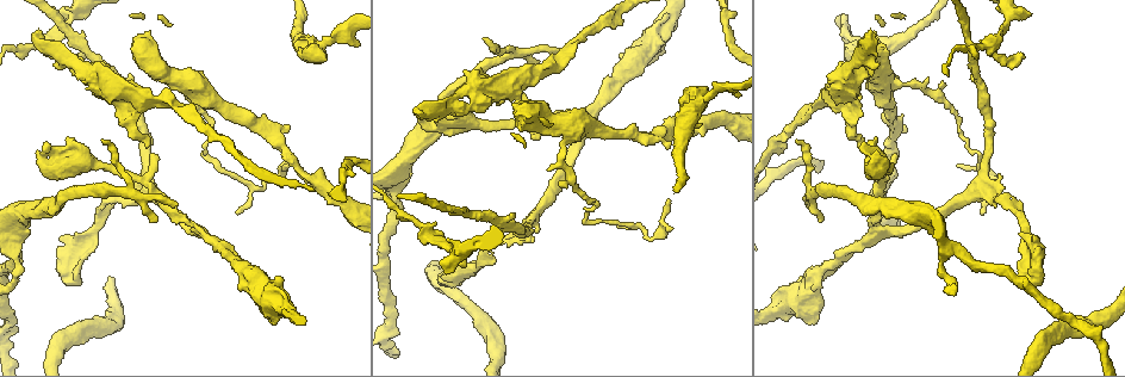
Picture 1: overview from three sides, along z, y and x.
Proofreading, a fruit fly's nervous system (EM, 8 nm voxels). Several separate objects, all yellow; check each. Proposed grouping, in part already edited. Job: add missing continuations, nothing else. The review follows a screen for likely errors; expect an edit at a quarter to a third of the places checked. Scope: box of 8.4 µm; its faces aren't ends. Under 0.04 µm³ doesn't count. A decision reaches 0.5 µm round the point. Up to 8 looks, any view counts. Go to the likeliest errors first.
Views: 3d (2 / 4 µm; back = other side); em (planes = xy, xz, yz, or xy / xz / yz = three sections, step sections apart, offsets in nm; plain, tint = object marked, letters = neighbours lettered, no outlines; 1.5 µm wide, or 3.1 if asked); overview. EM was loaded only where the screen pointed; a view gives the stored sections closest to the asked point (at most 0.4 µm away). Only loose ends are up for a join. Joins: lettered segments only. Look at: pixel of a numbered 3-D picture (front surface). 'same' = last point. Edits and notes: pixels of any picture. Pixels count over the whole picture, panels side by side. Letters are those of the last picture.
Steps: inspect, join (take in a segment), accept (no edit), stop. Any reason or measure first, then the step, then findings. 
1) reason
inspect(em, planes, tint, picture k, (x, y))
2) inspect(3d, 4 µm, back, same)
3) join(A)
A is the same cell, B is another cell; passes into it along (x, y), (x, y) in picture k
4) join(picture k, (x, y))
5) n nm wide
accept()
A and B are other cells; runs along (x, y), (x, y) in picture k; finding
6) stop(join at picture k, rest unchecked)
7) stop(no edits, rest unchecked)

thin end
inspect(em, planes, tint, picture 1, (1023, 56))

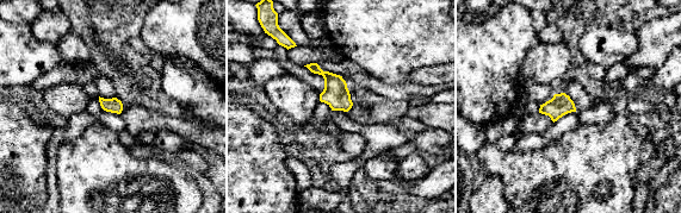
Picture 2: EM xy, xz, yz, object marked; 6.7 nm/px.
what lies round it
inspect(em, planes, letters, same)

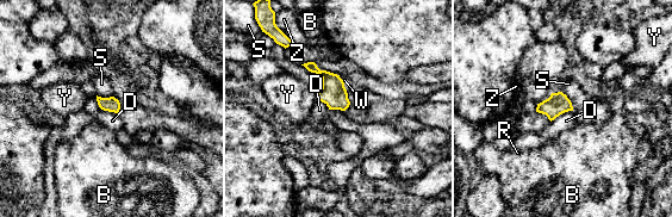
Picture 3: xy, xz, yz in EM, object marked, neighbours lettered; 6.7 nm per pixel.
D touches over 200 nm
accept()
B, D, R, S, W, Y and Z are other cells; border along (97, 94), (112, 97) in picture 3; none of them fits

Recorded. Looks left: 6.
an open end
inspect(3d, 4 µm, back, picture 1, (149, 146))

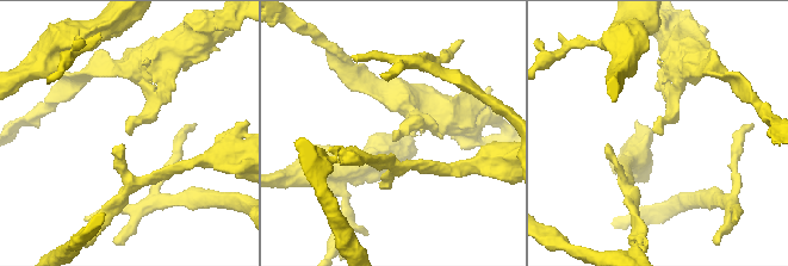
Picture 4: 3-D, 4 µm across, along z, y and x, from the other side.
shape alone is not enough
inspect(em, planes, plain, picture 4, (128, 131))

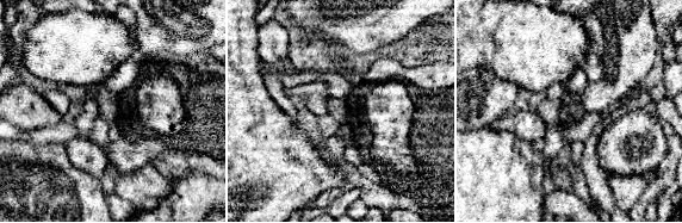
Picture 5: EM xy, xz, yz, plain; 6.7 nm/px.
what lies round it
inspect(em, planes, letters, same)

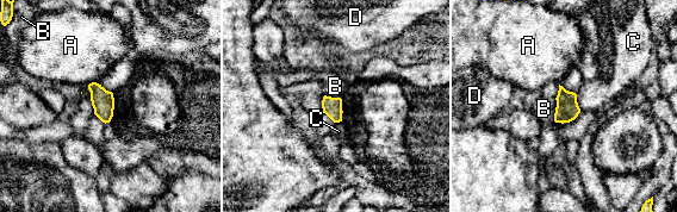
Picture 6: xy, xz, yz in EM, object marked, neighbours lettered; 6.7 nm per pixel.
accept()
A, B, C and D are other cells; border along (556, 99), (553, 119) in picture 6; no lettered segment goes on from it

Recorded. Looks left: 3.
branch stops here
inspect(3d, 2 µm, picture 1, (104, 141))

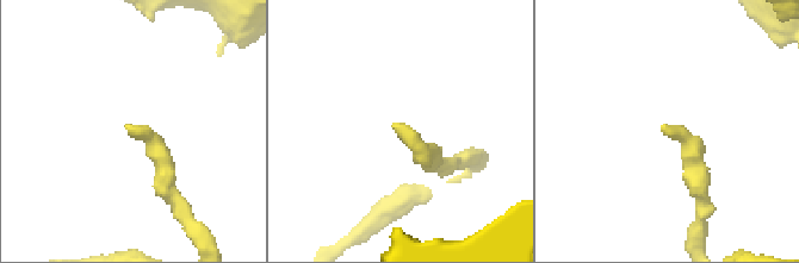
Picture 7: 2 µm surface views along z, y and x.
now the EM
inspect(em, planes, tint, picture 7, (663, 128))

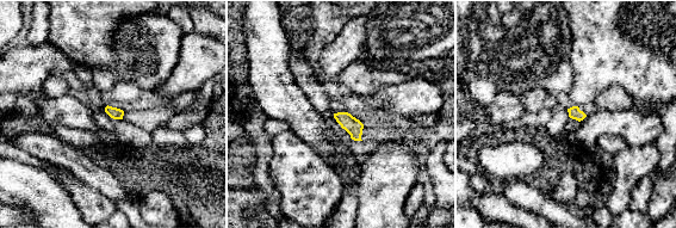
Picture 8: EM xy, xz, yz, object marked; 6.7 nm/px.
see the neighbours
inspect(em, planes, letters, same)

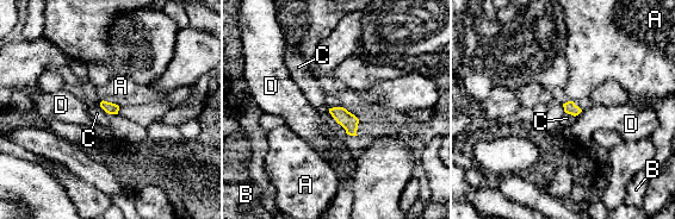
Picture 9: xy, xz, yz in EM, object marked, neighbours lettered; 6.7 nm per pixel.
accept()
A, B, C and D are other cells; none of them fits

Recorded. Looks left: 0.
stop(no edits, rest unchecked)

